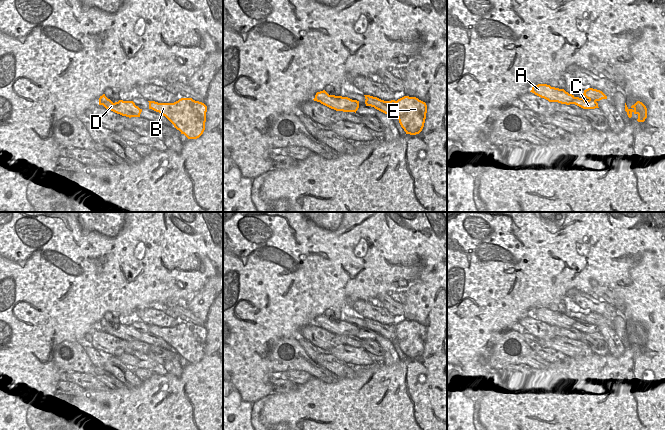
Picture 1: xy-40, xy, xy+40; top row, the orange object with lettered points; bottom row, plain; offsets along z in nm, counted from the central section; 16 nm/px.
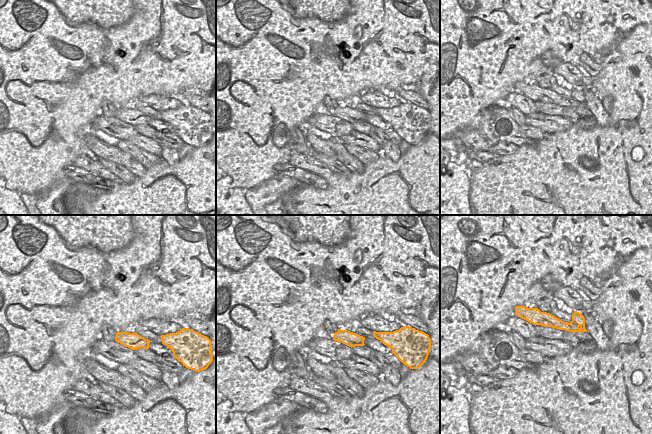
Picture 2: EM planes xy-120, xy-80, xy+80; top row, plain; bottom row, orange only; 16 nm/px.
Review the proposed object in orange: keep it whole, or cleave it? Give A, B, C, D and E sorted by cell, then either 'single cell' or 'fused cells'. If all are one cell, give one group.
A C D / B E | fused cells

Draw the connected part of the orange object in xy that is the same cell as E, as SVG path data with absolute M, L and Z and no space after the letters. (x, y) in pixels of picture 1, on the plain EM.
M370 319L364 320L367 326L375 333L391 342L396 339L406 358L416 359L422 355L427 337L425 326L409 320L404 320L397 325L384 325Z

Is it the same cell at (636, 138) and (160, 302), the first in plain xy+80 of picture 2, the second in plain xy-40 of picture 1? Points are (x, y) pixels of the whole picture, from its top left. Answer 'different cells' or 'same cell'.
different cells

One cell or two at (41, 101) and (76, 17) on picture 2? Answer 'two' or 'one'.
one

